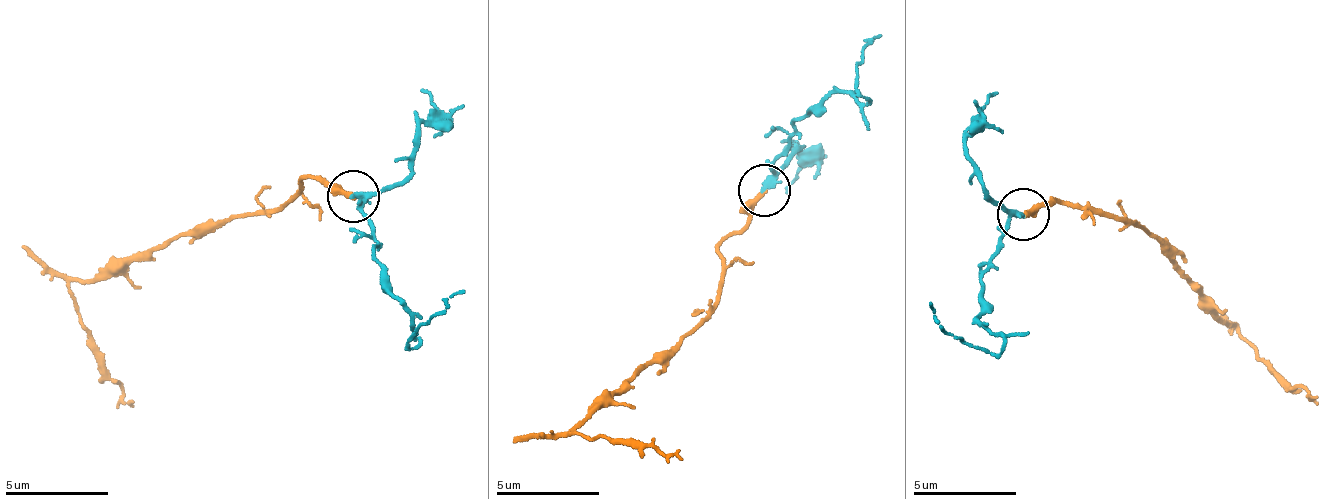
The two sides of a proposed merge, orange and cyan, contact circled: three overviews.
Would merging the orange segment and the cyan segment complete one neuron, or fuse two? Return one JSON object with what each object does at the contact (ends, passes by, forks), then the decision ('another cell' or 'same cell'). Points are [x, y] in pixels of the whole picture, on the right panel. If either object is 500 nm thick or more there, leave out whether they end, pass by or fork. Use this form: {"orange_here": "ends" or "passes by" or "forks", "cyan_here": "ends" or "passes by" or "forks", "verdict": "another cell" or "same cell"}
{"orange_here": "ends", "cyan_here": "passes by", "verdict": "same cell"}

